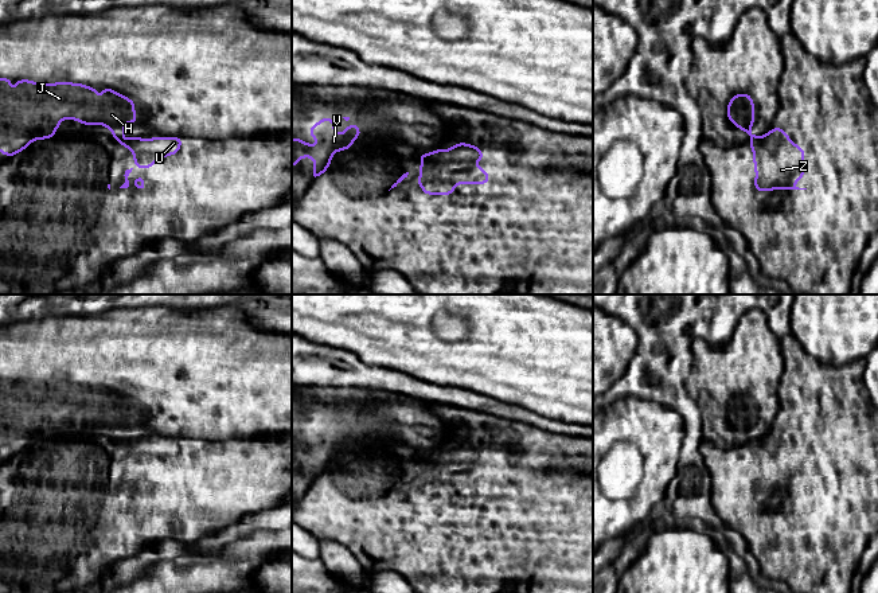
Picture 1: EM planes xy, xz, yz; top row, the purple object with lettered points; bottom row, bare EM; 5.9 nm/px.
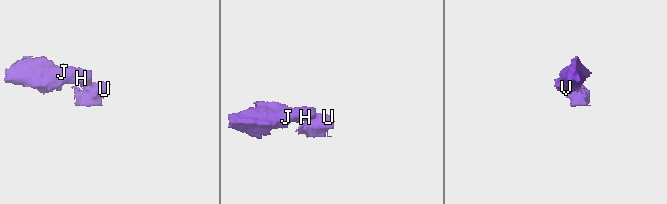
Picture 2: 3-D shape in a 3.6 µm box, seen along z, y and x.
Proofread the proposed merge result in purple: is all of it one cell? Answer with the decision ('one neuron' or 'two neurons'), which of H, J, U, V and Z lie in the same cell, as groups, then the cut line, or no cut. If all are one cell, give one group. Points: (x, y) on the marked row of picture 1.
two neurons; H J V / U Z; cut in yz along (760, 137), (752, 140)

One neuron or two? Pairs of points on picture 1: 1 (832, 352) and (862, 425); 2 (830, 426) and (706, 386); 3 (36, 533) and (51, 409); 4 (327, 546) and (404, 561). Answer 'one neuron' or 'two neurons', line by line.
1: two neurons
2: two neurons
3: two neurons
4: two neurons

